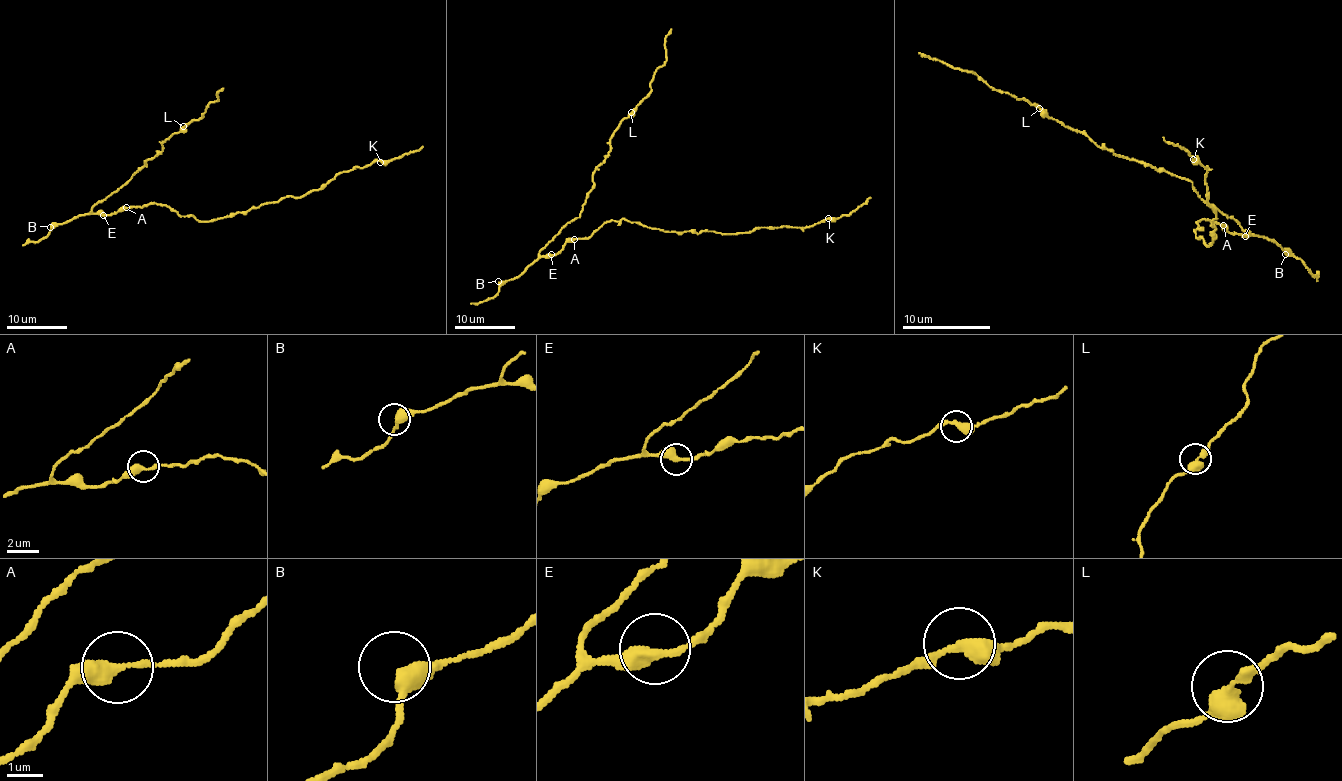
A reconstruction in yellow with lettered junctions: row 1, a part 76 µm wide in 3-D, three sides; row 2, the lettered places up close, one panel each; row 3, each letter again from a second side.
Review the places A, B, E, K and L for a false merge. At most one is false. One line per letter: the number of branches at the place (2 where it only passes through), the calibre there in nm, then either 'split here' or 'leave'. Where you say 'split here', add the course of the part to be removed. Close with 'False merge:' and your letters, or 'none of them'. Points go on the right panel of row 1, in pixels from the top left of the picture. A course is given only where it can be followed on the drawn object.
A: 2 branches meet; 360 nm thick; leave
B: 2 branches meet; 400 nm thick; leave
E: 2 branches meet; 400 nm thick; leave
K: 2 branches meet; 400 nm thick; leave
L: 2 branches meet; 400 nm thick; leave
False merge: none of them

